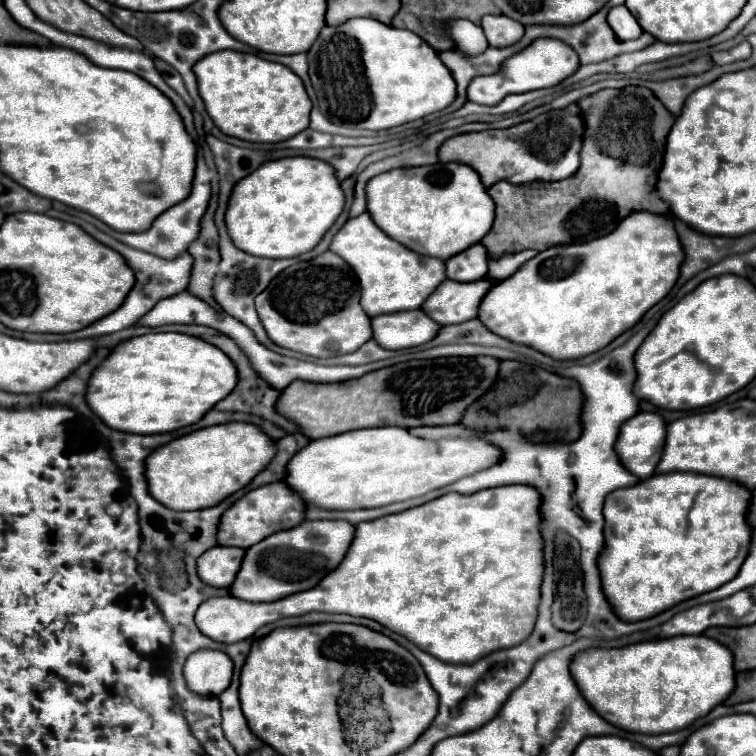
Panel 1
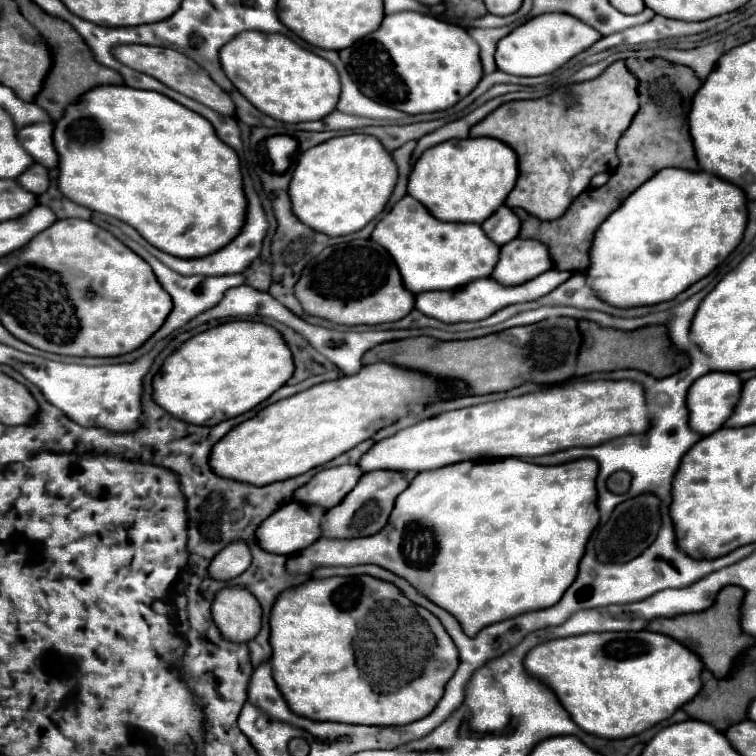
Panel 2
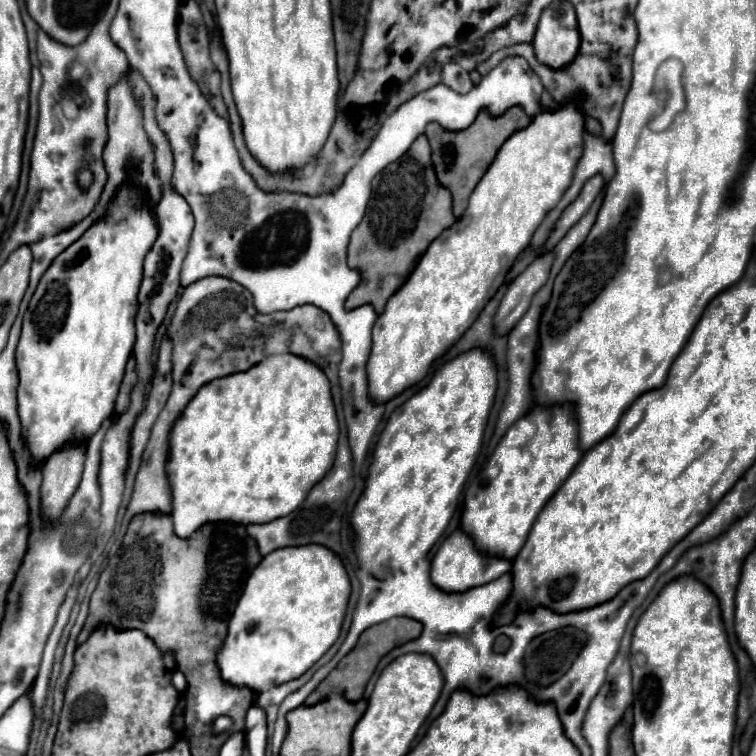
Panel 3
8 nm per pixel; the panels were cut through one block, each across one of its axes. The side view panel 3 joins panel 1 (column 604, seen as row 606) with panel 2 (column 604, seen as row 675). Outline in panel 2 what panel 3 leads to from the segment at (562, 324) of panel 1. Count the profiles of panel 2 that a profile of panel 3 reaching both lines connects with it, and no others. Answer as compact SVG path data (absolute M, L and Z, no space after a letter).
M664 168L634 190L624 204L600 224L594 232L594 242L590 244L590 266L584 274L590 280L592 292L614 308L654 306L676 298L724 262L726 256L740 244L744 226L746 198L740 188L708 172Z

